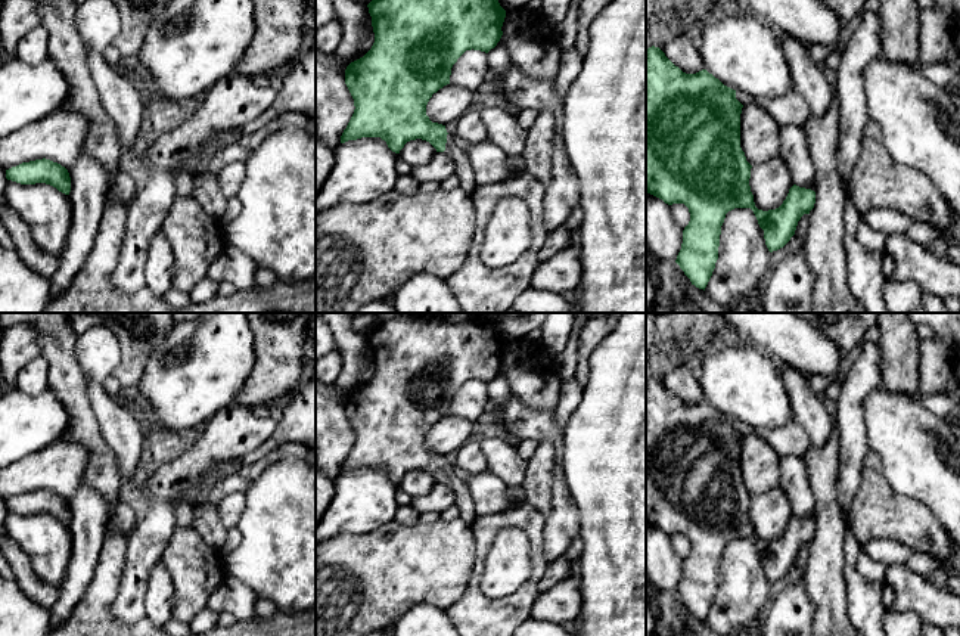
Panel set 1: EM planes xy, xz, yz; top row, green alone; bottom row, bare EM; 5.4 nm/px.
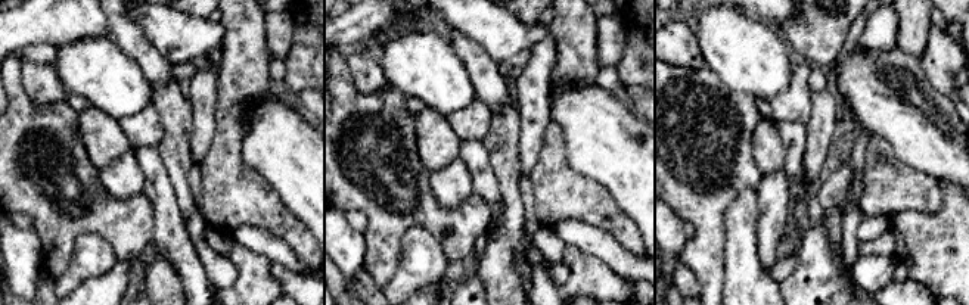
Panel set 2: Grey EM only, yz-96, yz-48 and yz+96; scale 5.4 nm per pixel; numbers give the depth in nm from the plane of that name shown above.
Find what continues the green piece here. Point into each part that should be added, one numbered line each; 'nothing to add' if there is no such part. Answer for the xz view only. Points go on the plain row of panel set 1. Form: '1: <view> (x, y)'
1: xz (463, 499)

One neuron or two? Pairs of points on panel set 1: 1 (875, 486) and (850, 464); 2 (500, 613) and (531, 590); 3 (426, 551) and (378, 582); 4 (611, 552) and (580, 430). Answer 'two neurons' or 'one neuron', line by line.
1: two neurons
2: one neuron
3: one neuron
4: one neuron

